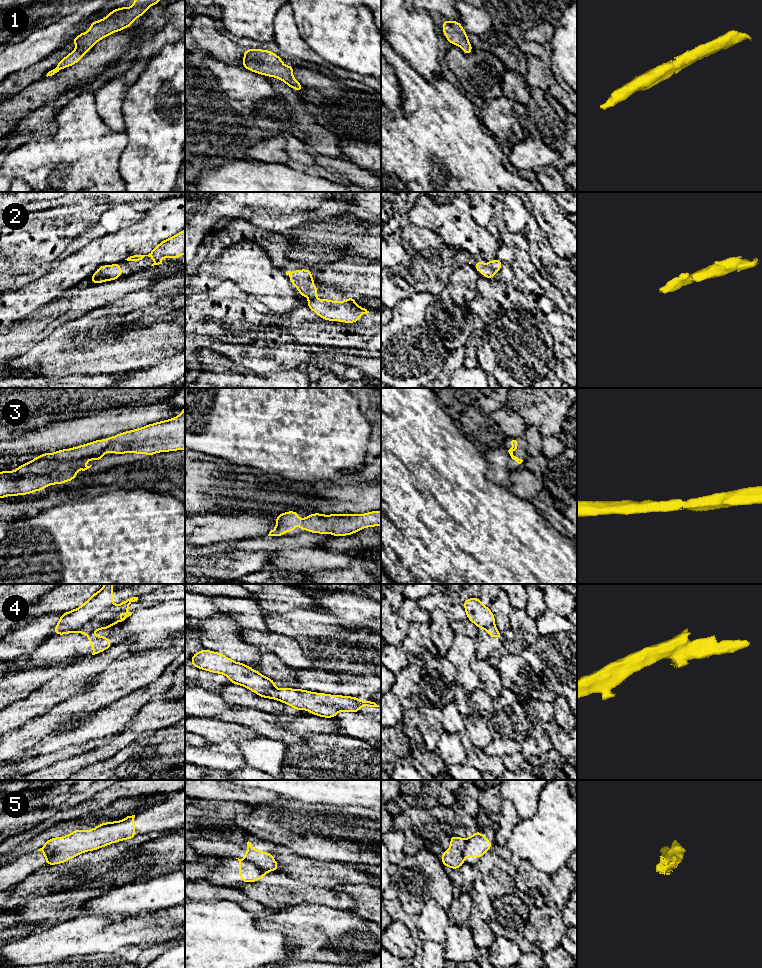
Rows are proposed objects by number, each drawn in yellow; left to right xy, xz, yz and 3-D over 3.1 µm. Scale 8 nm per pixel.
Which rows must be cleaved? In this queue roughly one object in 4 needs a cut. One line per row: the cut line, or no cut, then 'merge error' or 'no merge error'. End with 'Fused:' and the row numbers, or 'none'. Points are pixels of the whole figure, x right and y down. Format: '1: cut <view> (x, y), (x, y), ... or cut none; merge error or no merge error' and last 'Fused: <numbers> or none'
1: cut none; no merge error
2: cut none; no merge error
3: cut none; no merge error
4: cut xy (113, 605), (83, 624), (61, 628), (54, 633); merge error
5: cut xz (242, 859), (268, 871); merge error
Fused: 4, 5

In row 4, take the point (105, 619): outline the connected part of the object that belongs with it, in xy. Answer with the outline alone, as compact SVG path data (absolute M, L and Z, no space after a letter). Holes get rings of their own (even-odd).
M132 597L124 600L121 604L113 605L107 610L96 615L92 620L77 628L61 629L56 635L64 635L69 633L81 633L89 640L93 653L92 655L102 653L112 646L111 640L106 636L91 635L91 632L100 629L109 629L112 625L124 621L131 616L133 612L128 611L128 606L138 600L138 597Z

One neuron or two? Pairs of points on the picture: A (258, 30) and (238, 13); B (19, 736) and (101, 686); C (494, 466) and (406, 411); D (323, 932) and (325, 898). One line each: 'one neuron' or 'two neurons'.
A: one neuron
B: one neuron
C: two neurons
D: two neurons

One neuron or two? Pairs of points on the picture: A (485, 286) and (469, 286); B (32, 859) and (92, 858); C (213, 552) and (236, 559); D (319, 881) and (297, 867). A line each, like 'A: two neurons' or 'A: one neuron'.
A: two neurons
B: two neurons
C: one neuron
D: one neuron

